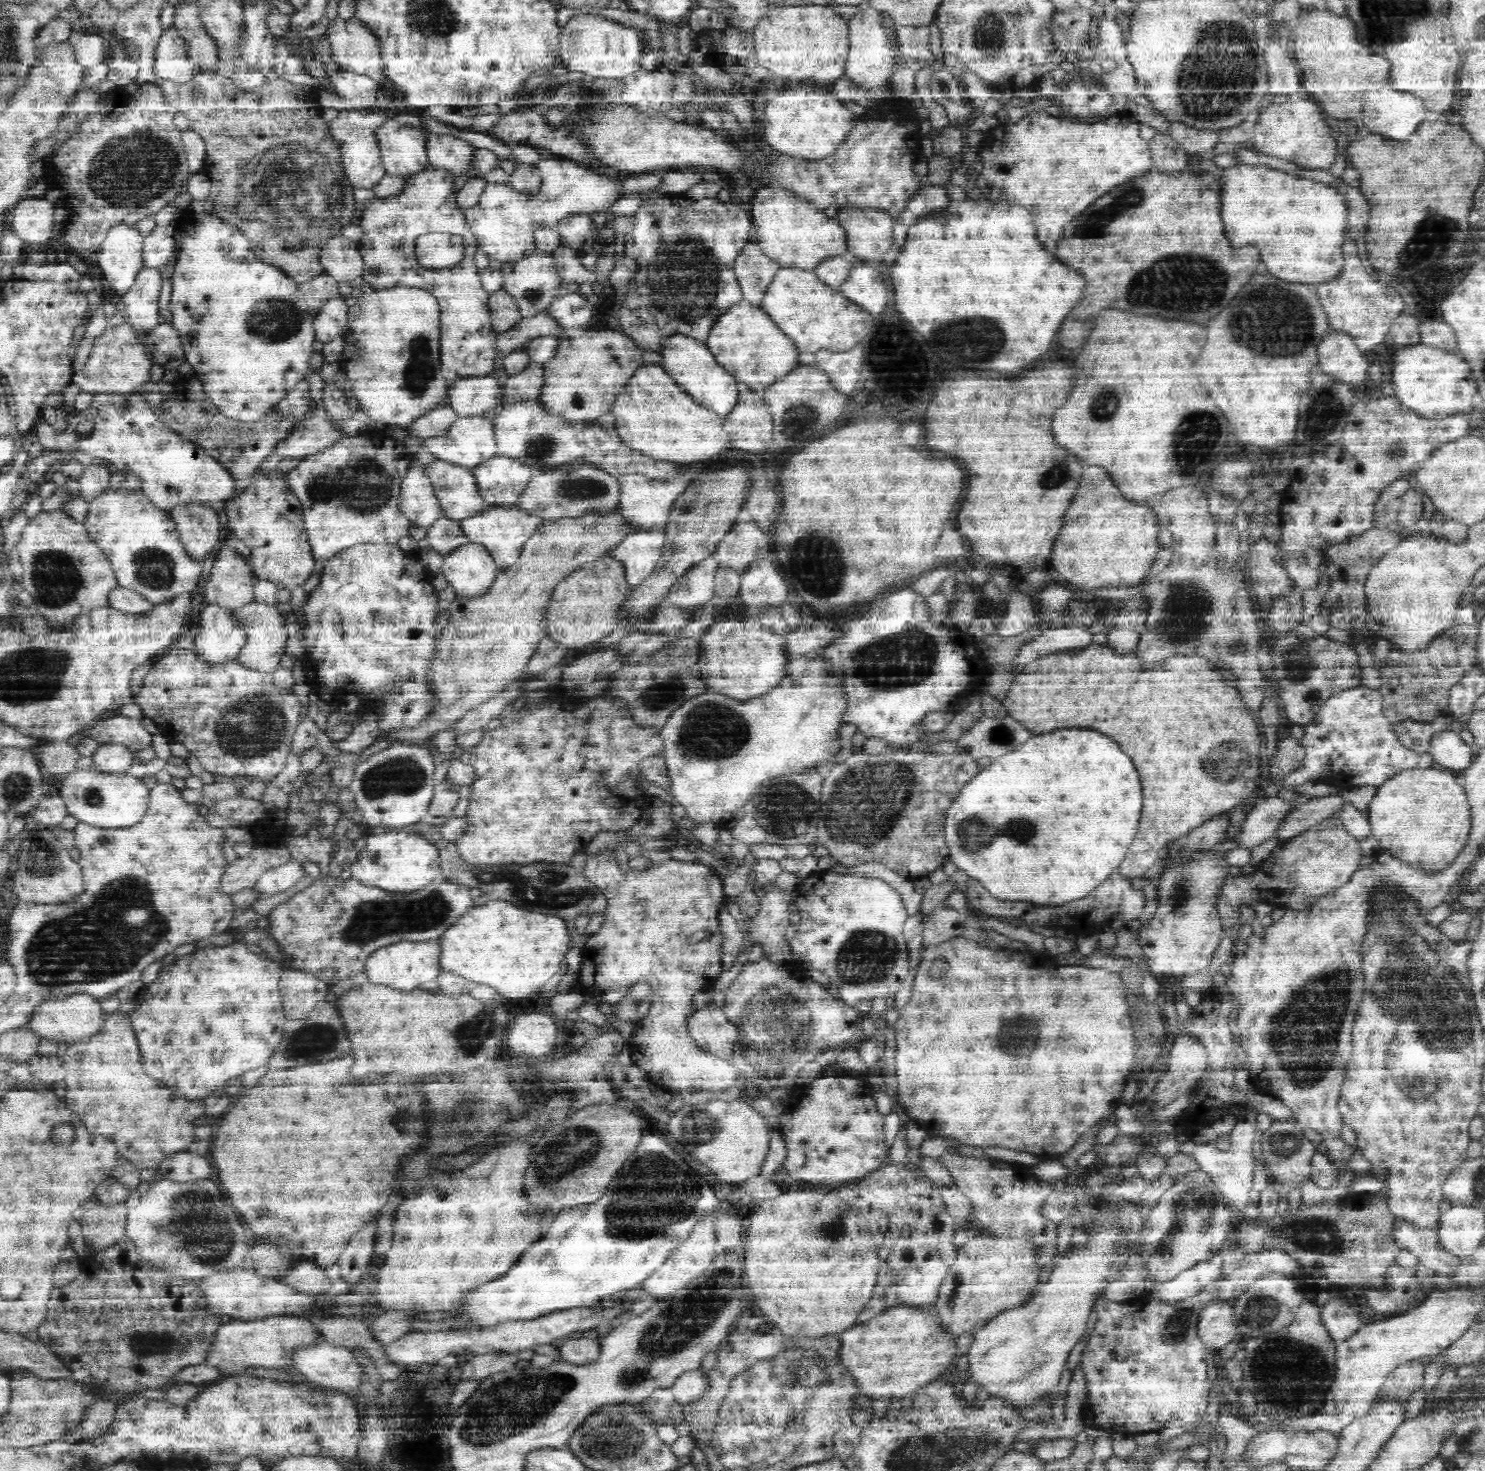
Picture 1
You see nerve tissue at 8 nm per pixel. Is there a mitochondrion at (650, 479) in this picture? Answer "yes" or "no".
no

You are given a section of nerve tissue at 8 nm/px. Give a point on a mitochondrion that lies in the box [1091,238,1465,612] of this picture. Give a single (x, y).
(1185, 284)

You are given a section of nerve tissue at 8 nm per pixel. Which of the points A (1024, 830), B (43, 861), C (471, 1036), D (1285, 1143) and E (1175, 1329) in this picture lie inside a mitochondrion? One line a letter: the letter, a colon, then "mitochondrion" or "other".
A: mitochondrion
B: mitochondrion
C: mitochondrion
D: mitochondrion
E: mitochondrion

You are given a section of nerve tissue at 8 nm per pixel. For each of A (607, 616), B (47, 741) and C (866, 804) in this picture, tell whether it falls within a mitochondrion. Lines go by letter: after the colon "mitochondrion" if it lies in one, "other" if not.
A: other
B: other
C: mitochondrion

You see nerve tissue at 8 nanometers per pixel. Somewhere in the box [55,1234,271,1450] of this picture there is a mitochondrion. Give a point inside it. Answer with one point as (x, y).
(144, 1343)

